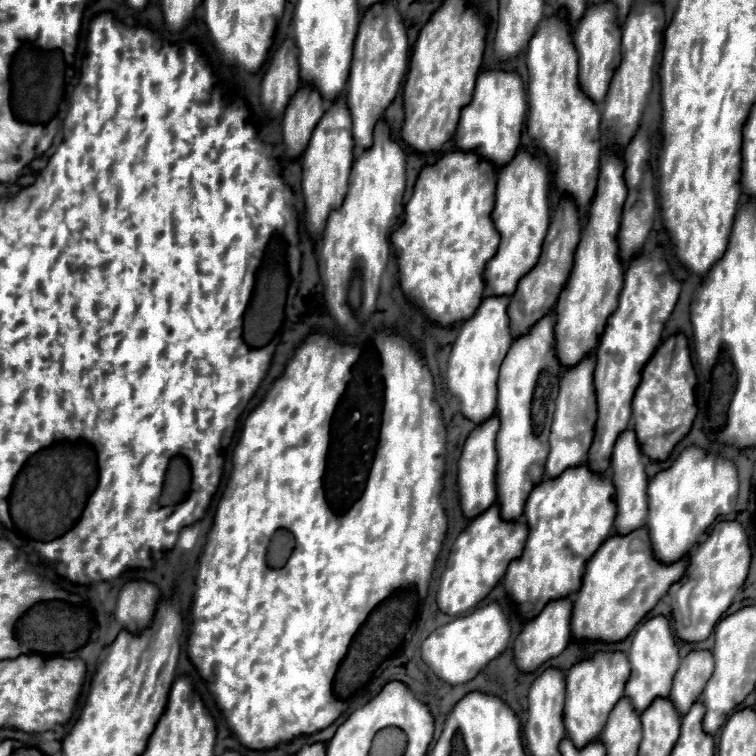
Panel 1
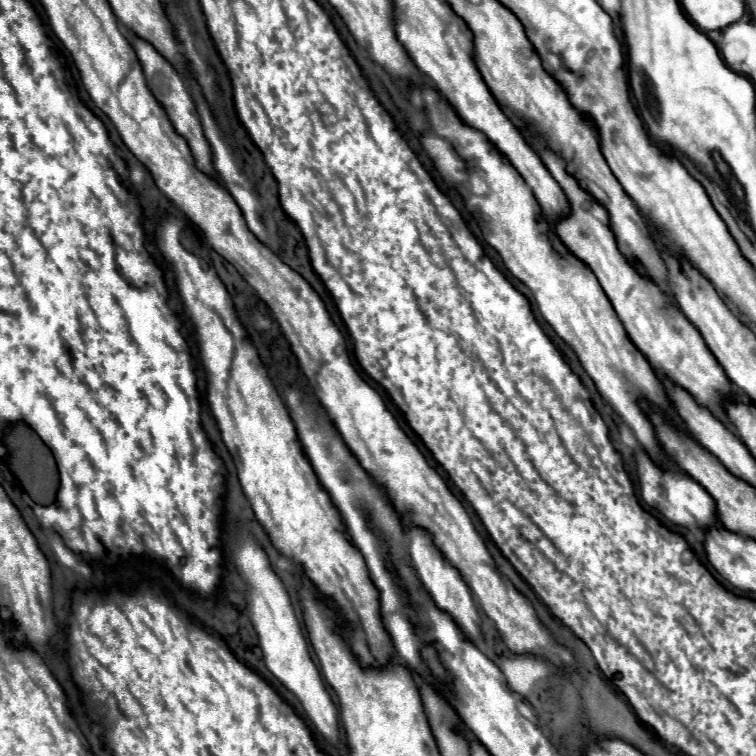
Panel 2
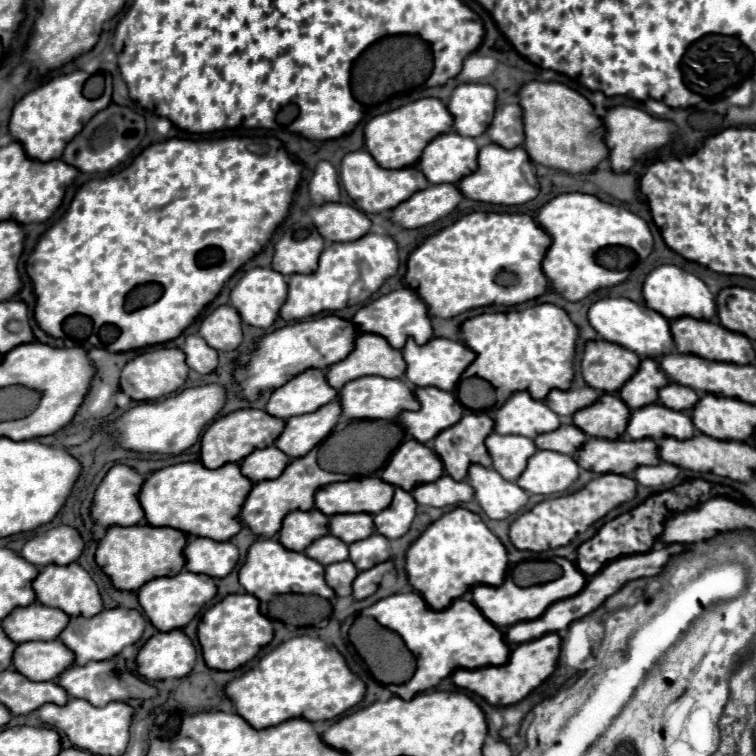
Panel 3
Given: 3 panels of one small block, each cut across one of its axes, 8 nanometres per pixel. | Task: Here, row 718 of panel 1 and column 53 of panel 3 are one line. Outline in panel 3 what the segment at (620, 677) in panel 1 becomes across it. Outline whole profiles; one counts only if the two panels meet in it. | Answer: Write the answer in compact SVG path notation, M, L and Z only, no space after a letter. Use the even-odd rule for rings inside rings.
M76 562L68 564L68 566L50 564L50 566L42 568L38 578L34 580L34 590L36 590L38 602L42 602L46 606L52 606L52 608L60 608L68 616L96 616L104 608L102 606L102 596L100 596L100 590L98 590L96 582Z

